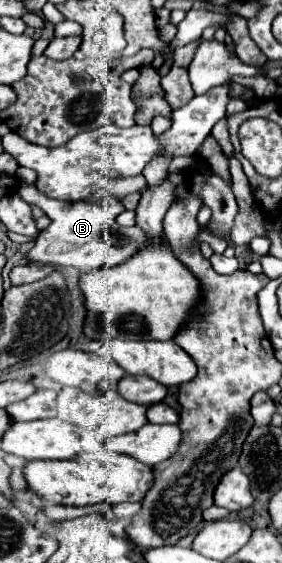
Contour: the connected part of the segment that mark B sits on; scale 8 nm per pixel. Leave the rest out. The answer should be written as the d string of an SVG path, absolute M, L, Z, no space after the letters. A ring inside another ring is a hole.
M24 185L20 189L20 197L26 203L40 207L52 219L52 223L36 239L34 247L24 255L28 261L56 265L56 267L76 267L78 271L92 271L98 267L118 265L130 259L130 255L134 255L134 251L144 247L144 243L148 241L148 237L142 231L138 231L138 227L126 229L116 223L116 217L124 211L124 207L112 195L96 205L90 205L86 201L62 203L58 199L50 199L42 195L42 191L34 185Z

